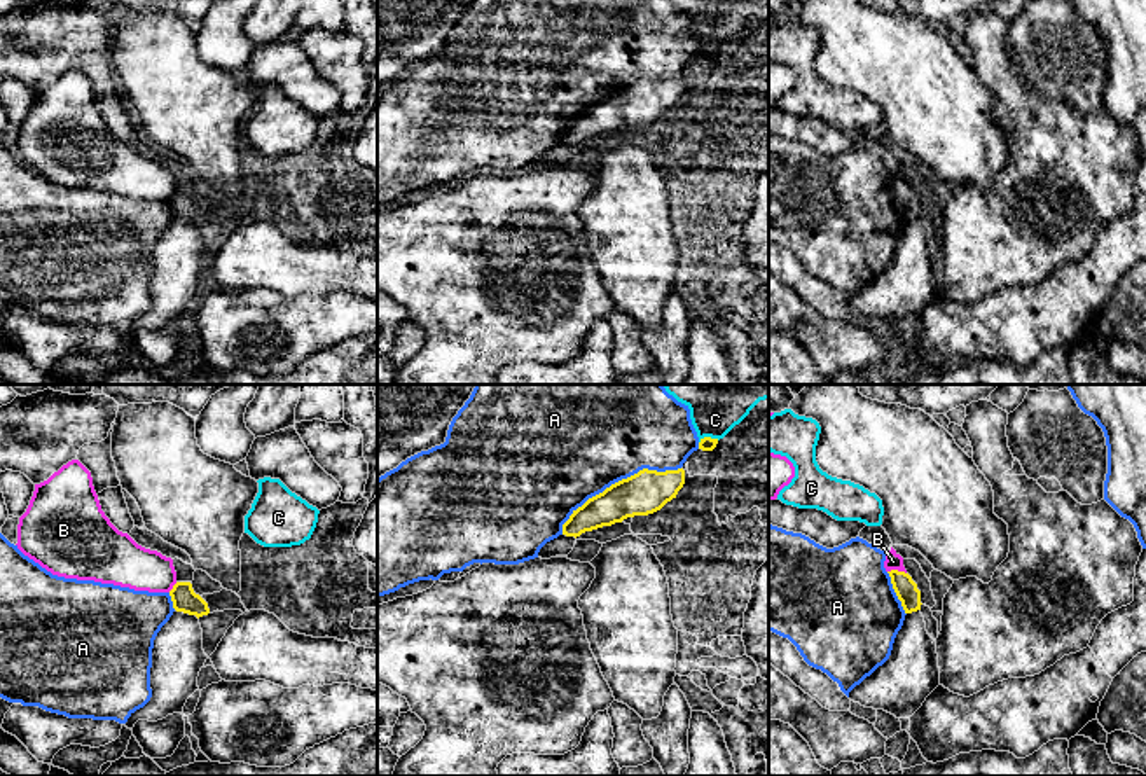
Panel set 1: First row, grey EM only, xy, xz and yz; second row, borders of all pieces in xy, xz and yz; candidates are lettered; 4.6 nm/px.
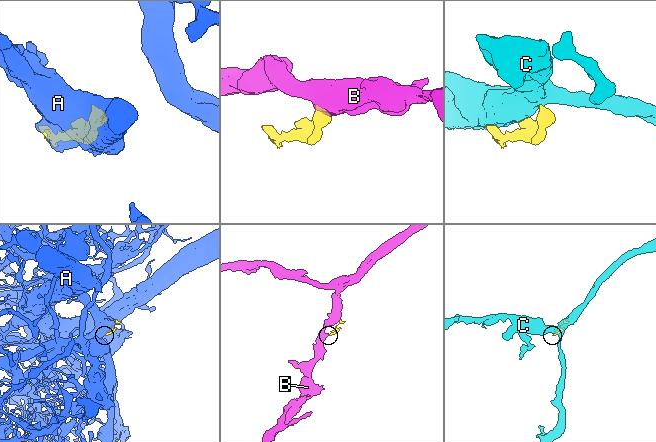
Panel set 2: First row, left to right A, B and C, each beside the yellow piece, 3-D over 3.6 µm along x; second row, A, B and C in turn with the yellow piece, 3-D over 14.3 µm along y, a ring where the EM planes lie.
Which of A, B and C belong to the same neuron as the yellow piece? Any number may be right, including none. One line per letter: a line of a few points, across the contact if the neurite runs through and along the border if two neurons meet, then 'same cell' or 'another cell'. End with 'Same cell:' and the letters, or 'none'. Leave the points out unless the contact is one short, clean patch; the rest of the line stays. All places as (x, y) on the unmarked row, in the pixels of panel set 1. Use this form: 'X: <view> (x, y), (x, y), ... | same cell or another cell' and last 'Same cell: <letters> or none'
A: another cell
B: yz (888, 179), (902, 179), (905, 182) | another cell
C: another cell
Same cell: none

